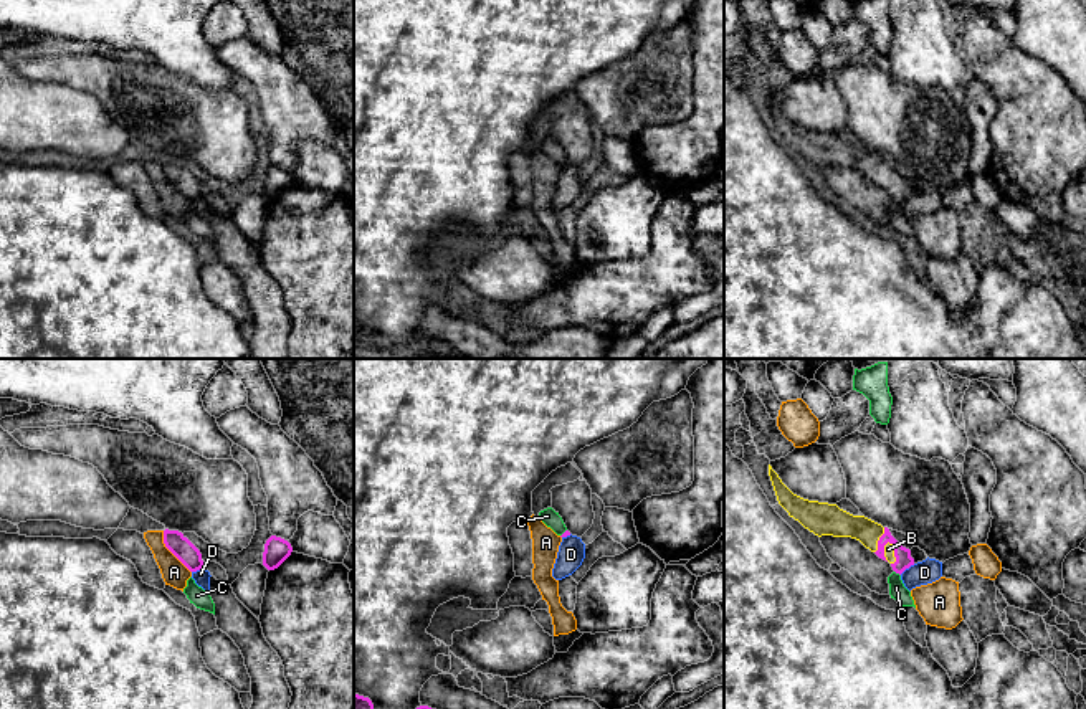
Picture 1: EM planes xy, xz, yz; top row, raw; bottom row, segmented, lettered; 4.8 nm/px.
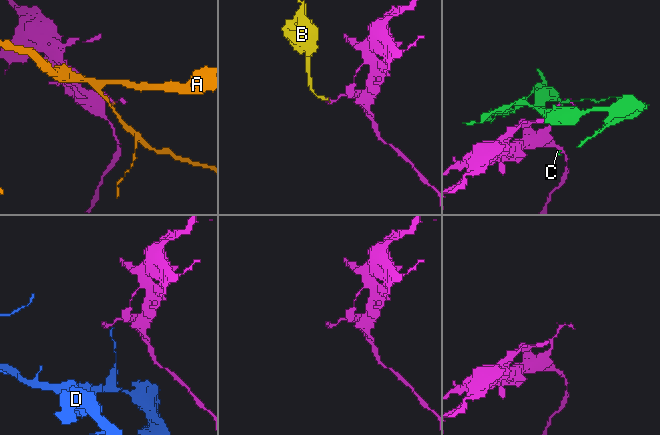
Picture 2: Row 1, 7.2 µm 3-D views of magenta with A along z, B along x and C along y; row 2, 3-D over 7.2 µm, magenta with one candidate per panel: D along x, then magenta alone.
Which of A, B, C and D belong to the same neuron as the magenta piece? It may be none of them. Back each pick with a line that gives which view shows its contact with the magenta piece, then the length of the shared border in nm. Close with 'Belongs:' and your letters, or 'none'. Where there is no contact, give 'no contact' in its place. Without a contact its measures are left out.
B: contact in yz; length 120 nm
Belongs: B

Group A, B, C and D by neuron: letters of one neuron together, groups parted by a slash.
A / B / C / D

